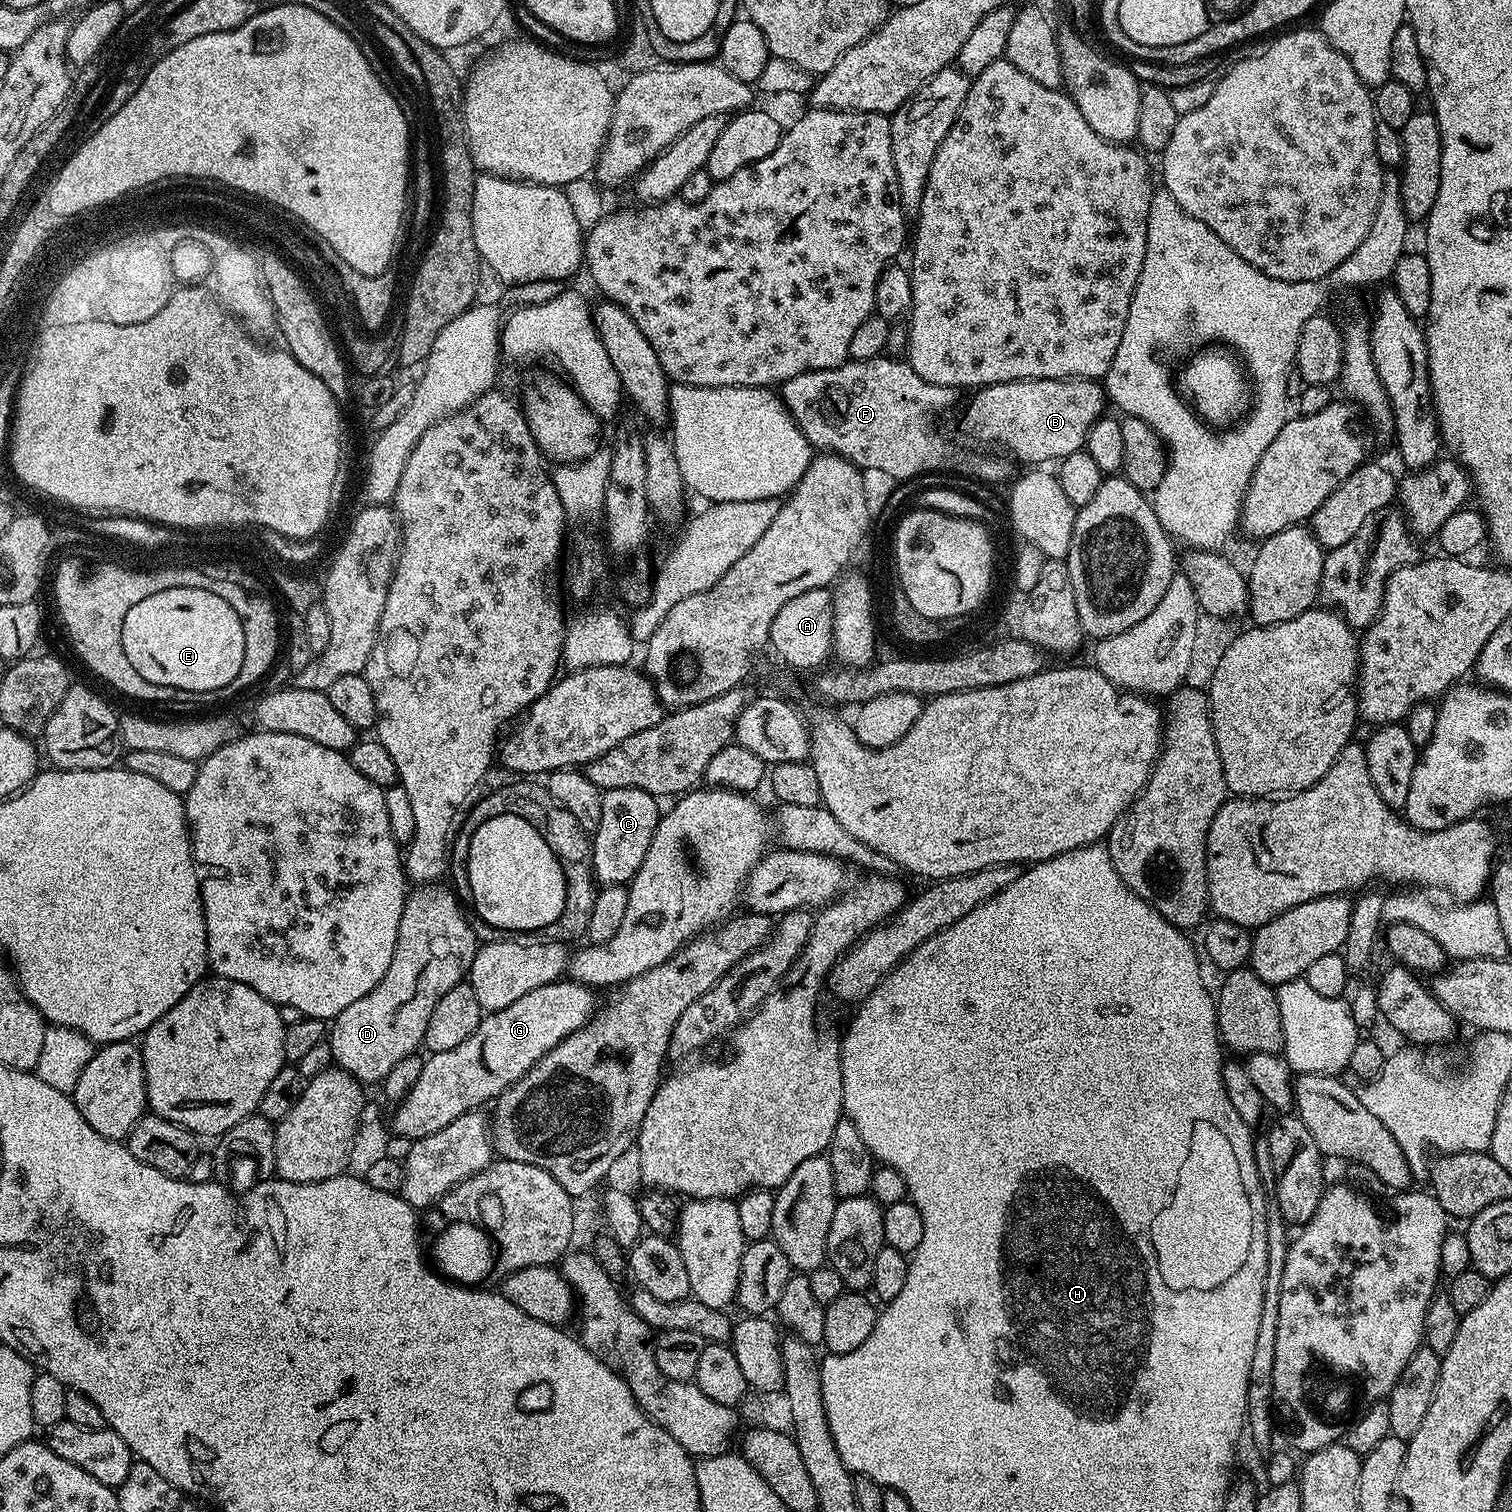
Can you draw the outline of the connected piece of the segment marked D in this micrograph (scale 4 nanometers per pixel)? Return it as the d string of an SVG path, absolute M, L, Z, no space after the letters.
M440 882L422 884L407 893L402 922L398 922L398 942L394 946L394 958L390 958L390 966L386 974L382 974L382 982L378 982L378 986L374 986L374 990L370 990L366 998L358 998L358 1002L346 1006L346 1010L342 1010L342 1014L331 1021L326 1043L332 1051L335 1067L351 1074L361 1085L379 1085L386 1074L390 1074L390 1070L394 1070L394 1066L402 1062L402 1058L413 1055L423 1045L426 1022L430 1022L430 1014L434 1014L438 998L442 998L446 990L454 990L454 986L461 984L474 962L478 947L476 929L471 923L468 925L456 892L451 887L443 888L442 885Z

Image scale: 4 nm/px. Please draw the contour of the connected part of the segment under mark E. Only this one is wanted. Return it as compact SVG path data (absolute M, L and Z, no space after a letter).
M207 586L162 590L148 598L148 616L140 616L139 606L130 606L125 621L122 622L122 646L135 670L147 681L161 686L174 686L184 693L188 691L214 691L224 687L242 670L244 661L244 635L242 622L234 614L234 606L226 598L218 598Z

